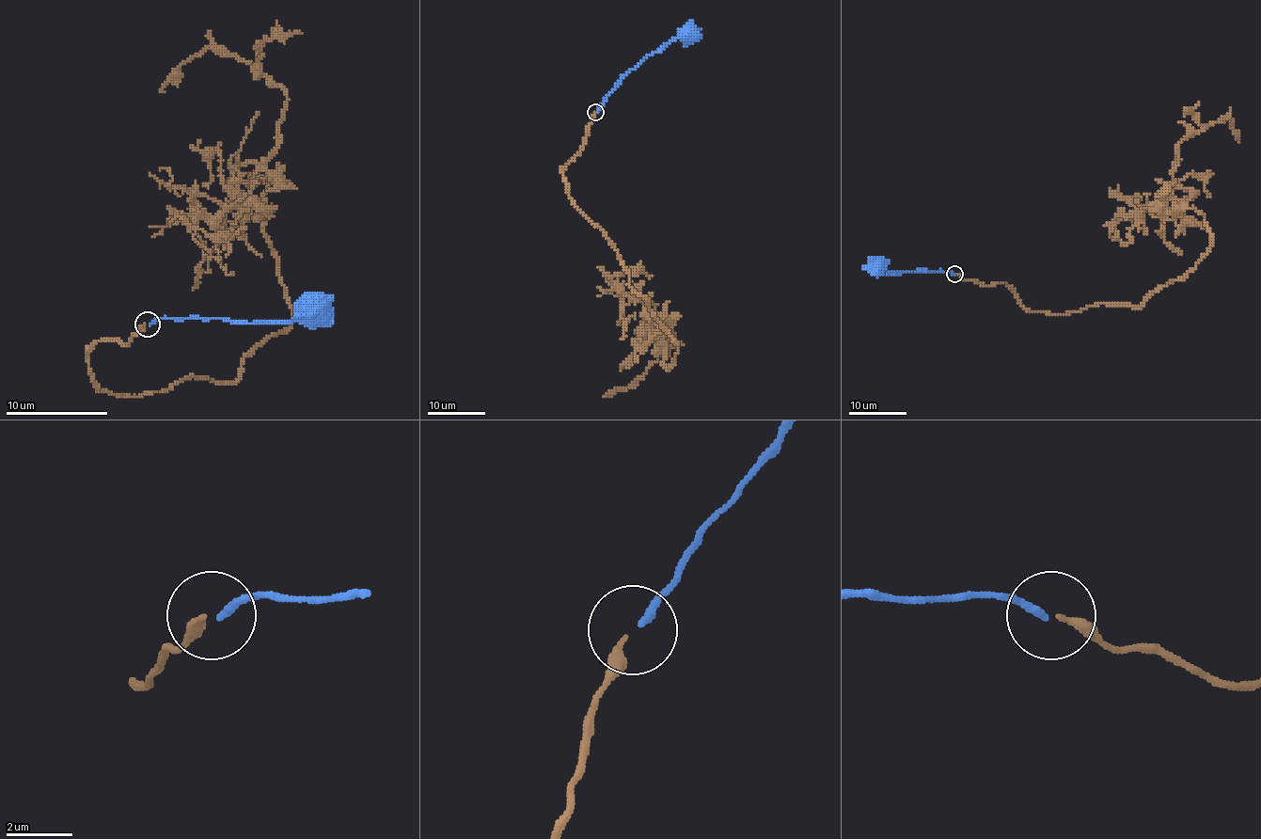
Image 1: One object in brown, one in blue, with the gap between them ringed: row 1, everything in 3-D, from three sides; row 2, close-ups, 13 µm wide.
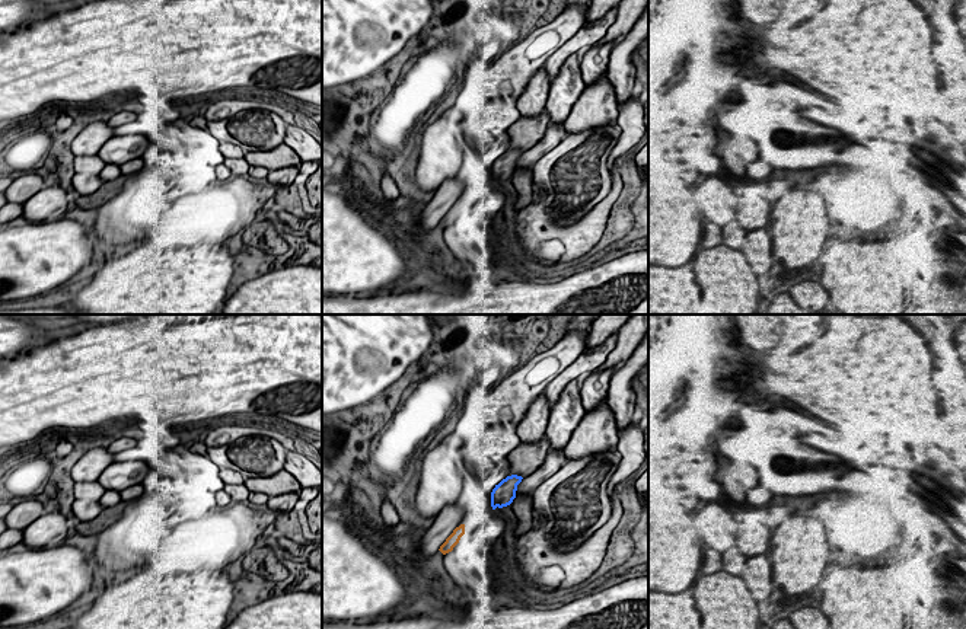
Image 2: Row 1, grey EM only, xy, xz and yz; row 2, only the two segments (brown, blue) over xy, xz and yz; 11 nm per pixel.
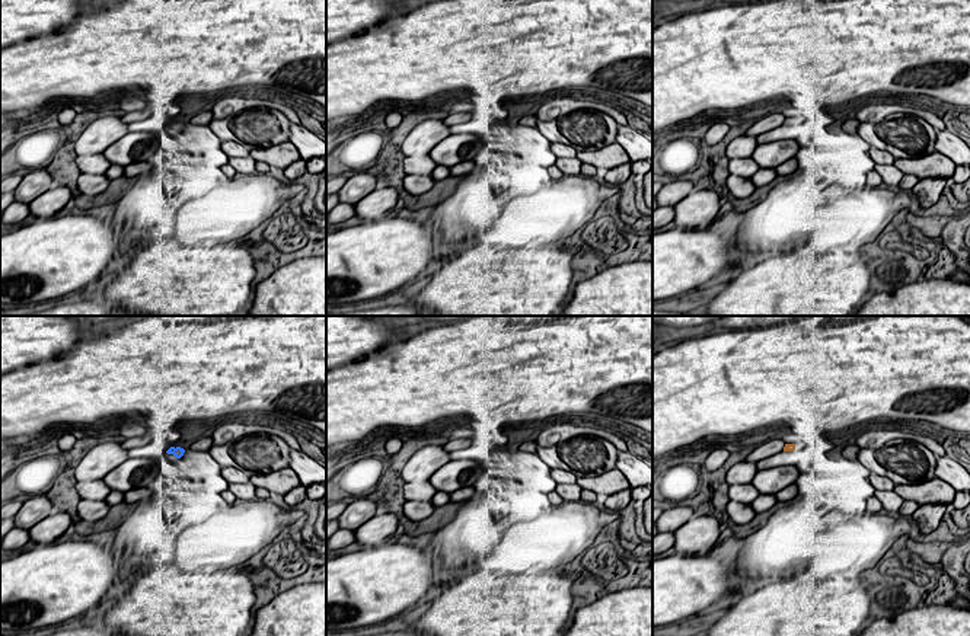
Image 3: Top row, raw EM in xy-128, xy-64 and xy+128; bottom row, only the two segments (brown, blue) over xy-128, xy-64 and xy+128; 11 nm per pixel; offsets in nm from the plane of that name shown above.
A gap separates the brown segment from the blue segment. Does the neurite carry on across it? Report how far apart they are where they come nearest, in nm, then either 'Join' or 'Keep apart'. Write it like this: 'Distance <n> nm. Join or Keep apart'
Distance 360 nm. Join

